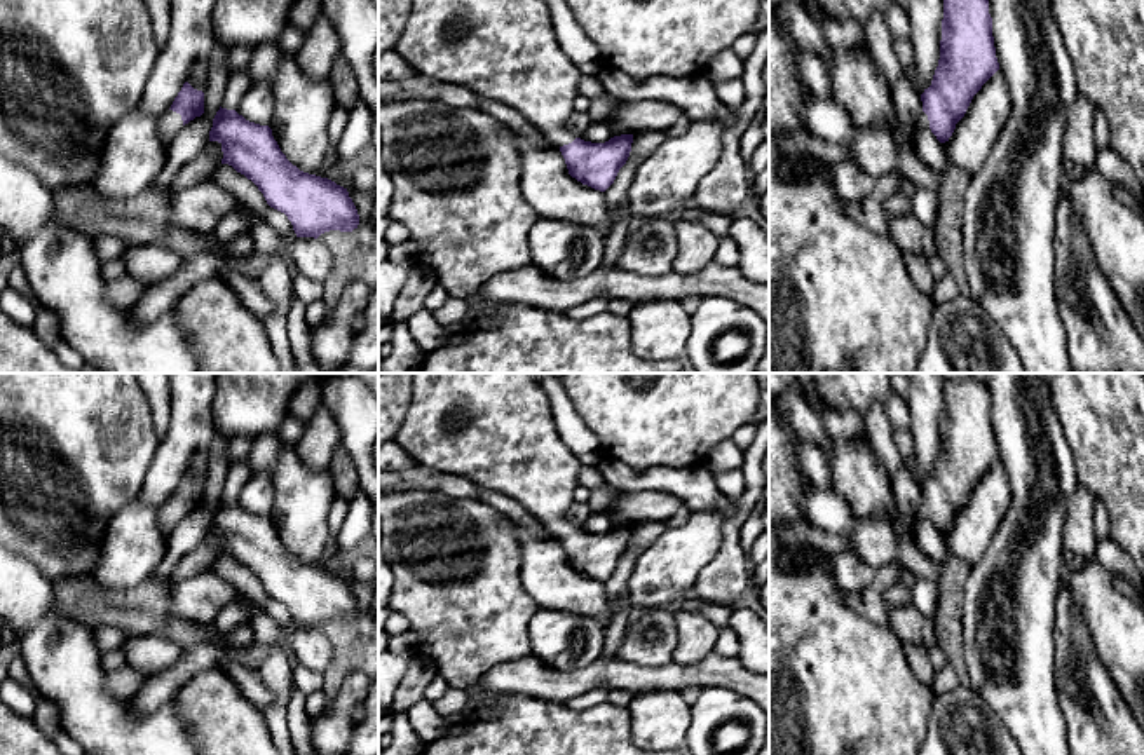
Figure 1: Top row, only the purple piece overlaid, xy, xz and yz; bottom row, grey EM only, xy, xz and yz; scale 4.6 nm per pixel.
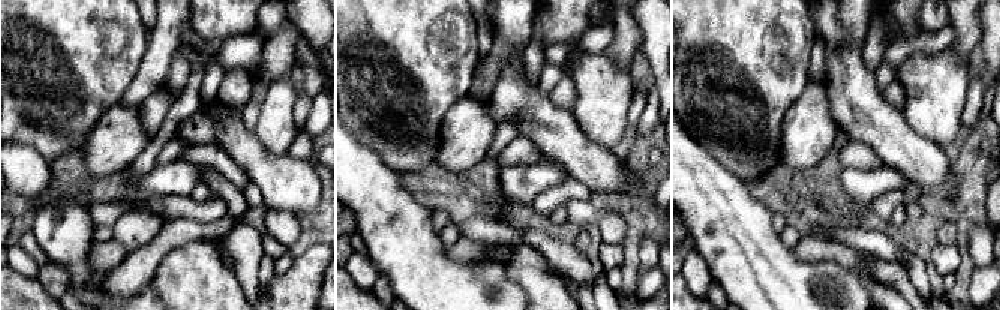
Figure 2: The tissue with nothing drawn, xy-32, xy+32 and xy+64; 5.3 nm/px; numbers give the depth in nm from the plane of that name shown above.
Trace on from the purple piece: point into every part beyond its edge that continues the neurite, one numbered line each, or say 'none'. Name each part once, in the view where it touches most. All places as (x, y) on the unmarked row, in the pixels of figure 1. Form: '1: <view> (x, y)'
1: xy (170, 513)

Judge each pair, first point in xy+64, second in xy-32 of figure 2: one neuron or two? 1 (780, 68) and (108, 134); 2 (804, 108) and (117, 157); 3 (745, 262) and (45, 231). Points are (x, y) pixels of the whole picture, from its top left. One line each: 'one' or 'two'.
1: two
2: one
3: one

